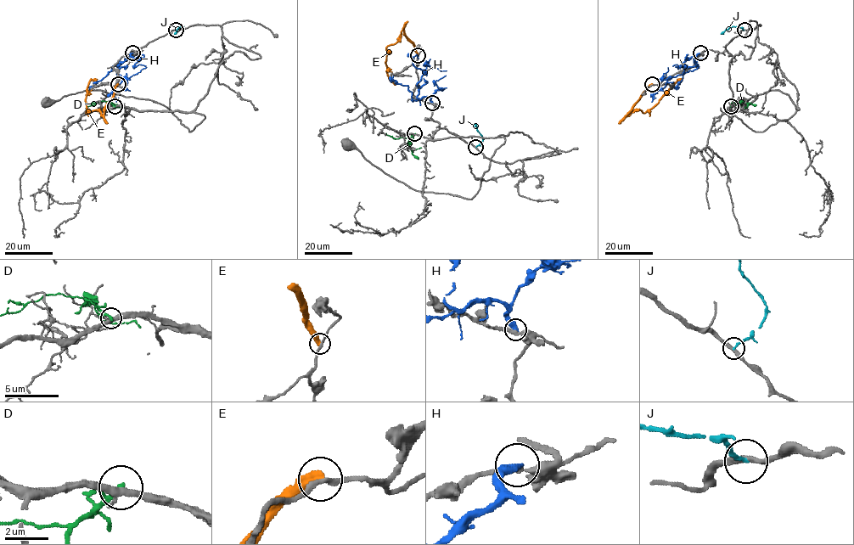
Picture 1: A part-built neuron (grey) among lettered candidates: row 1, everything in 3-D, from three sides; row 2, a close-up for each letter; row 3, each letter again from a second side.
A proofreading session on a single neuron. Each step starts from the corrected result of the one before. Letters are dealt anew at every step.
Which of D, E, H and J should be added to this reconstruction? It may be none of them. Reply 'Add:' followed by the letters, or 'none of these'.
Add: none of these

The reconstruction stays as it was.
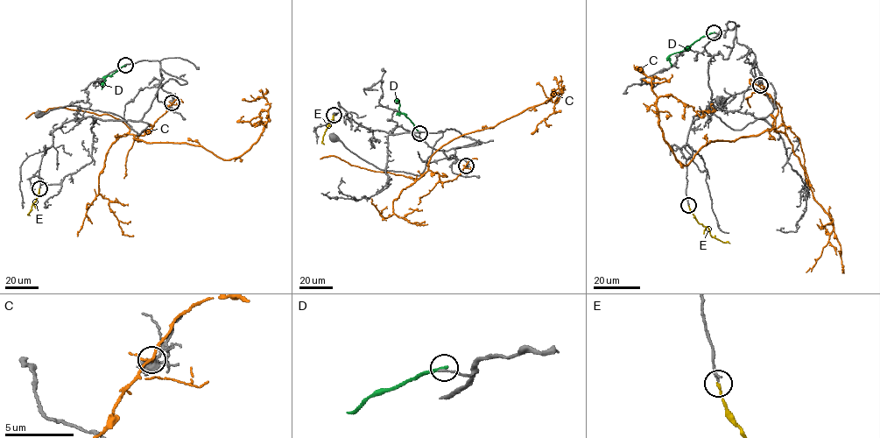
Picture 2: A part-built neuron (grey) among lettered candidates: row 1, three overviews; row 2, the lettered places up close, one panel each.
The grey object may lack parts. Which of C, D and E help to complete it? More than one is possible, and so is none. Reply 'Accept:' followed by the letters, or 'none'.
Accept: E

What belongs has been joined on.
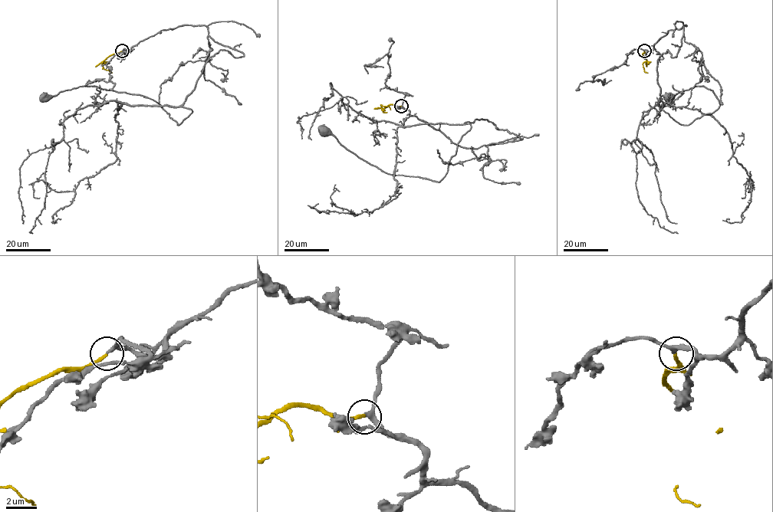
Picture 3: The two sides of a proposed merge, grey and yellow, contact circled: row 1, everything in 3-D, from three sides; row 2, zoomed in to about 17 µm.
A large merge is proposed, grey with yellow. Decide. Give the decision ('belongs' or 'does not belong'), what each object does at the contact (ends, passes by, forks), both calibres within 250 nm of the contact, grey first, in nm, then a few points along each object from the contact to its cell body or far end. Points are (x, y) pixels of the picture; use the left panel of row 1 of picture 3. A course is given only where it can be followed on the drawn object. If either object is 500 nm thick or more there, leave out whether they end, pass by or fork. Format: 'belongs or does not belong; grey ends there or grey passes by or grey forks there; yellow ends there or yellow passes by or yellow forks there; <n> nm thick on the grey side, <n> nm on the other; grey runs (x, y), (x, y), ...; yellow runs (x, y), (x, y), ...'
belongs; grey passes by; yellow ends there; 240 nm thick on the grey side, 200 nm on the other; grey runs (122, 50), (162, 30), (205, 25), (244, 55), (212, 56), (179, 125), (141, 95), (80, 86), (44, 97); yellow runs (122, 50), (110, 54), (102, 63), (103, 68), (112, 72)

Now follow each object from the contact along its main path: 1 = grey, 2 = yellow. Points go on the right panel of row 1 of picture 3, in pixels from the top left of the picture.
1: (644, 50), (686, 26), (677, 55), (657, 60), (662, 109), (689, 125), (720, 105), (704, 86), (669, 97)
2: (644, 50), (643, 54), (646, 60), (643, 66), (644, 71), (647, 72)

